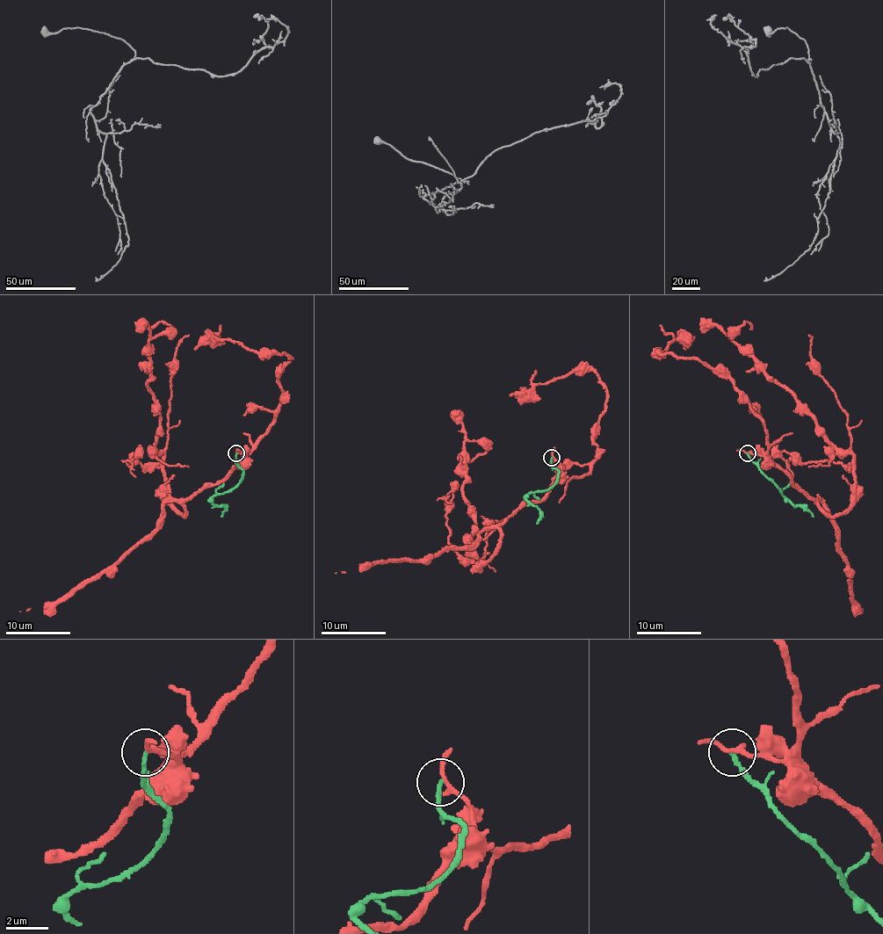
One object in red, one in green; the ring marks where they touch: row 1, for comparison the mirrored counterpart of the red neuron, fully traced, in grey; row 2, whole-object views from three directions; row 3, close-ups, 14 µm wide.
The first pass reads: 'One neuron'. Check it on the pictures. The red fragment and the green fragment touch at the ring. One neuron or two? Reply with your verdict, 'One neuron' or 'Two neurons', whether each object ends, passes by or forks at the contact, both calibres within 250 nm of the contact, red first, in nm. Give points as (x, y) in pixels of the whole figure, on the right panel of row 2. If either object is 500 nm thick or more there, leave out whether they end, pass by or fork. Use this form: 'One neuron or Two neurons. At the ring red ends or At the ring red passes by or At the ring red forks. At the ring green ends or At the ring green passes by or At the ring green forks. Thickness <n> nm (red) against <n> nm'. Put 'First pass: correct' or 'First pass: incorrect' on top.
First pass: incorrect
Two neurons. At the ring red passes by. At the ring green ends. Thickness 220 nm (red) against 190 nm

